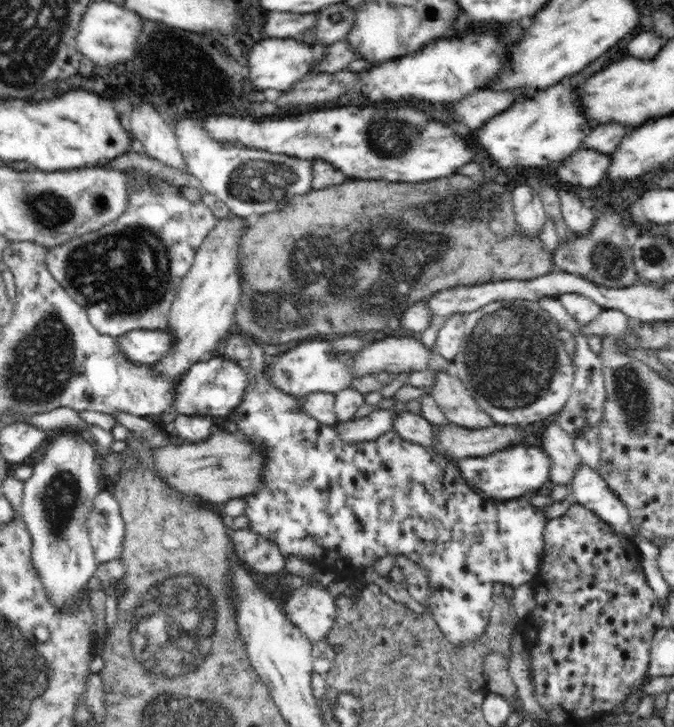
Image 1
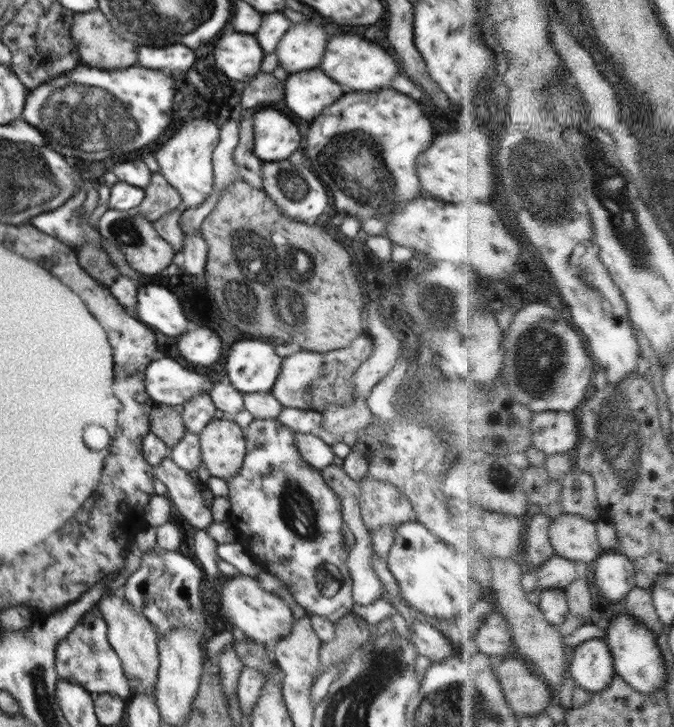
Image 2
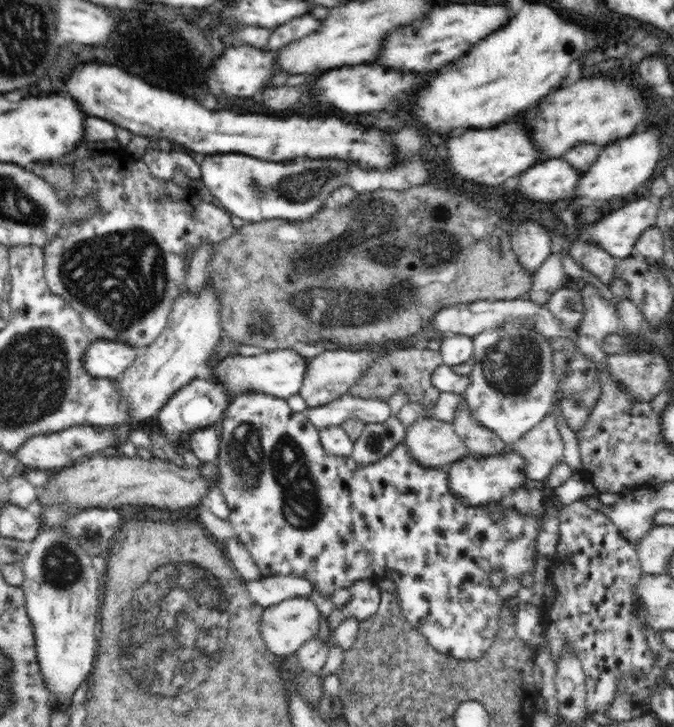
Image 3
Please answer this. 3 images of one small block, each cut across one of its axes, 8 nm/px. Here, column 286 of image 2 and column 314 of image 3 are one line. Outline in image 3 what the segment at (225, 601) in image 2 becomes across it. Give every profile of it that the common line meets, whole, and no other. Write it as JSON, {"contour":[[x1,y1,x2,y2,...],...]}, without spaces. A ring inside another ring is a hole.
{"contour":[[308,597,291,598,265,607,261,617,260,635,266,648,279,658,295,654,299,646,317,636,321,626,320,611]]}

